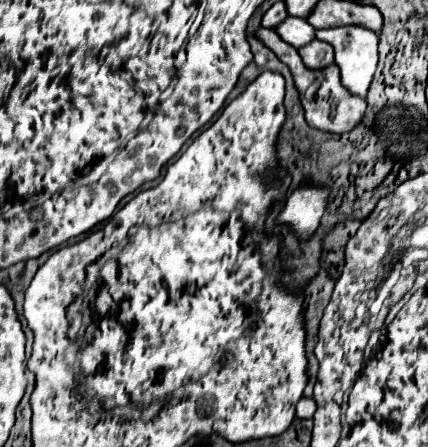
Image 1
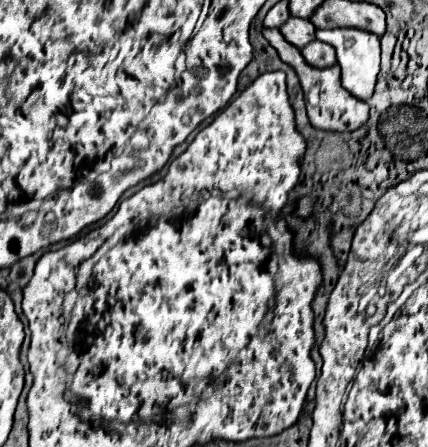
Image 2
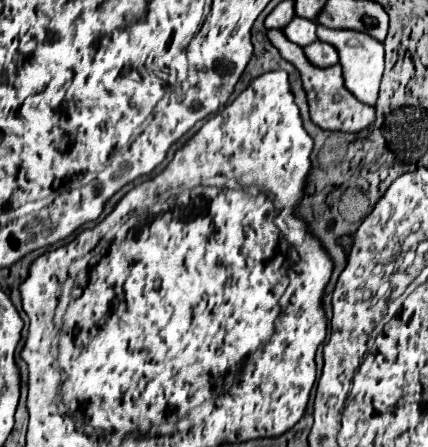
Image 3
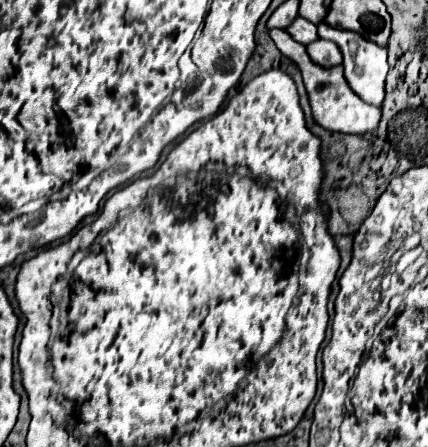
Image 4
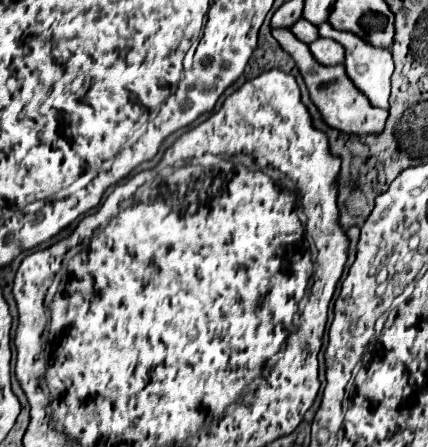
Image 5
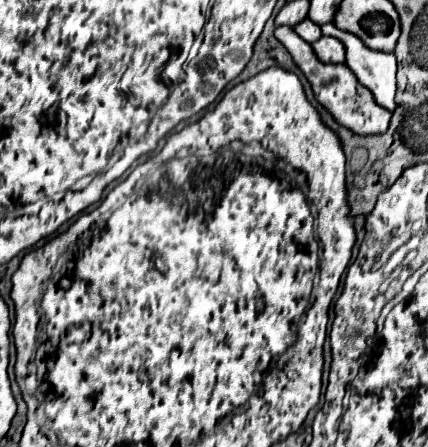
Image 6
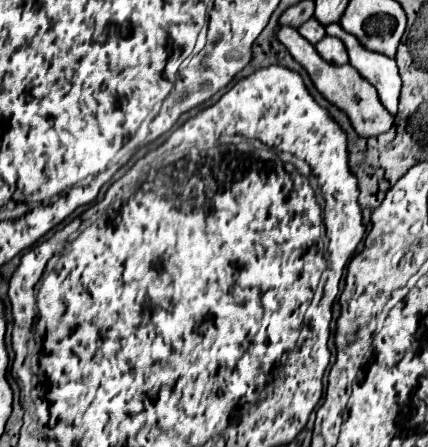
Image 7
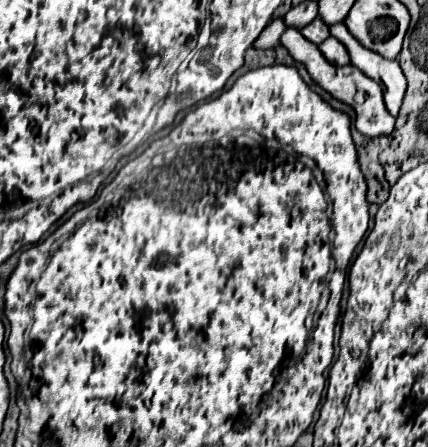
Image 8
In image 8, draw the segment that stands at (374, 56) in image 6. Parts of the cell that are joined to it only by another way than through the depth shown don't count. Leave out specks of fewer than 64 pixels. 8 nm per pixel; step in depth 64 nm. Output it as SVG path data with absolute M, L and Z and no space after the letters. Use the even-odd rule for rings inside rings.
M344 22L330 26L330 34L334 38L338 38L346 46L346 50L350 54L350 60L352 60L352 64L356 64L356 68L360 68L366 76L370 76L370 78L380 82L382 92L384 92L384 104L386 104L388 112L392 116L398 116L398 110L402 106L402 100L404 100L404 94L406 94L406 86L408 86L400 64L396 60L386 60L380 54L364 48L350 34L350 30L346 28Z

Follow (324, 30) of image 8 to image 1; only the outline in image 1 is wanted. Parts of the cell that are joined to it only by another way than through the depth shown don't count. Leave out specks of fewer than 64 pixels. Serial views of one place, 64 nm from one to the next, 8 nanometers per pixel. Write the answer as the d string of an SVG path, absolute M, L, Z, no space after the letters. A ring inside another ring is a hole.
M288 16L278 28L276 32L280 34L280 38L284 42L288 42L294 48L302 48L308 42L314 40L314 28L304 20L304 18L292 18Z

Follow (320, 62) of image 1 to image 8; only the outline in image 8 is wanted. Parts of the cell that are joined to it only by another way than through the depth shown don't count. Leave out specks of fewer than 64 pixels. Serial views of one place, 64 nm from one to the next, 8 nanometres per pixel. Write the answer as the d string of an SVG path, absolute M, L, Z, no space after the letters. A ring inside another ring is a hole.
M330 36L328 40L324 40L318 48L320 48L320 52L326 56L326 60L328 60L330 64L346 66L346 64L350 62L350 56L348 56L344 44L340 44L340 40L336 40L336 38L332 38L332 36Z

